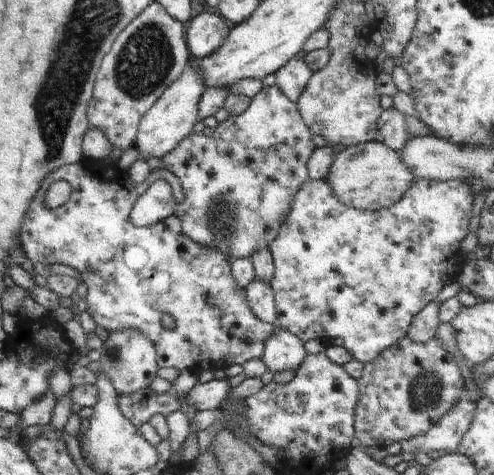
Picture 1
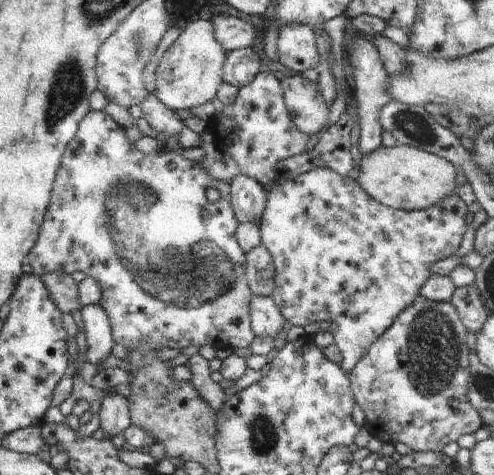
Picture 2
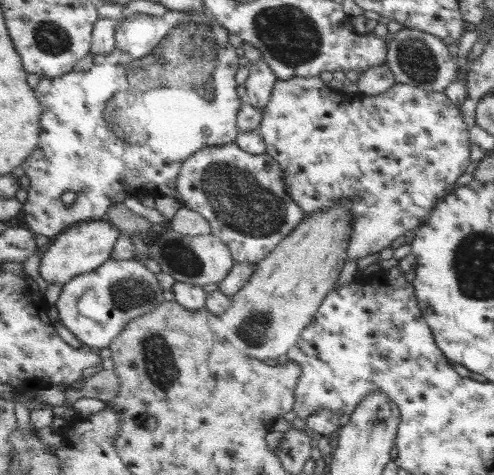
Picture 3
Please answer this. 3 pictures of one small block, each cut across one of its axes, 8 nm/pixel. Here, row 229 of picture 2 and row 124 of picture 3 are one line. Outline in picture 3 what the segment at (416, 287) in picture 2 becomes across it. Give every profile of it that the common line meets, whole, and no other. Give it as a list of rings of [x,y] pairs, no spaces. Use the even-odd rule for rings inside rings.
[[[291,78],[291,80],[279,80],[275,86],[275,92],[271,96],[271,102],[265,108],[265,118],[261,122],[261,136],[267,144],[267,154],[279,162],[287,176],[287,190],[291,198],[303,208],[305,214],[315,214],[319,210],[327,210],[333,204],[345,204],[353,216],[353,230],[351,230],[351,240],[349,240],[349,258],[363,258],[369,254],[379,254],[385,248],[393,248],[399,244],[407,232],[413,232],[423,220],[429,218],[431,210],[439,200],[445,198],[445,194],[451,194],[453,188],[457,186],[457,180],[467,172],[467,166],[471,162],[469,154],[469,126],[463,122],[461,110],[445,96],[445,92],[435,92],[435,90],[423,90],[417,86],[407,86],[407,84],[393,84],[387,92],[379,96],[345,96],[337,90],[327,88],[317,78]]]

